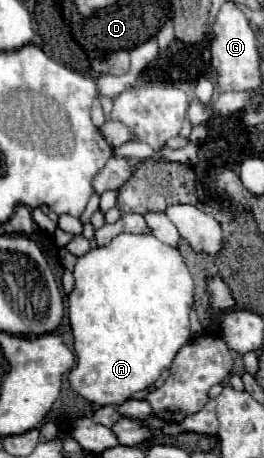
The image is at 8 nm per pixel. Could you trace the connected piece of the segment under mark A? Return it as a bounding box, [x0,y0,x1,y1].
[66,233,194,407]

